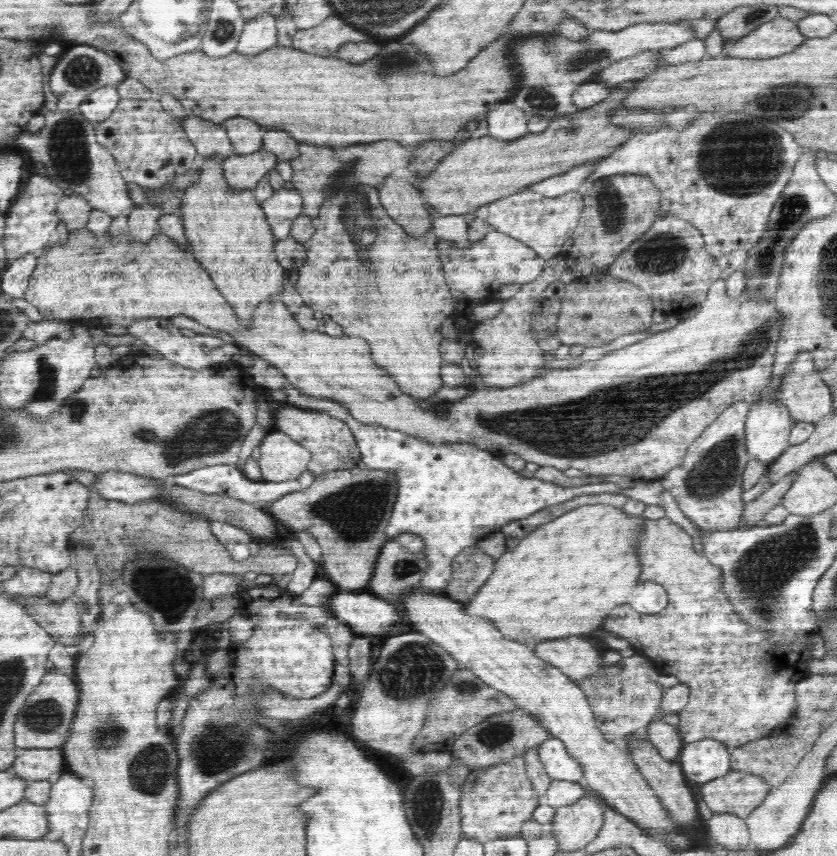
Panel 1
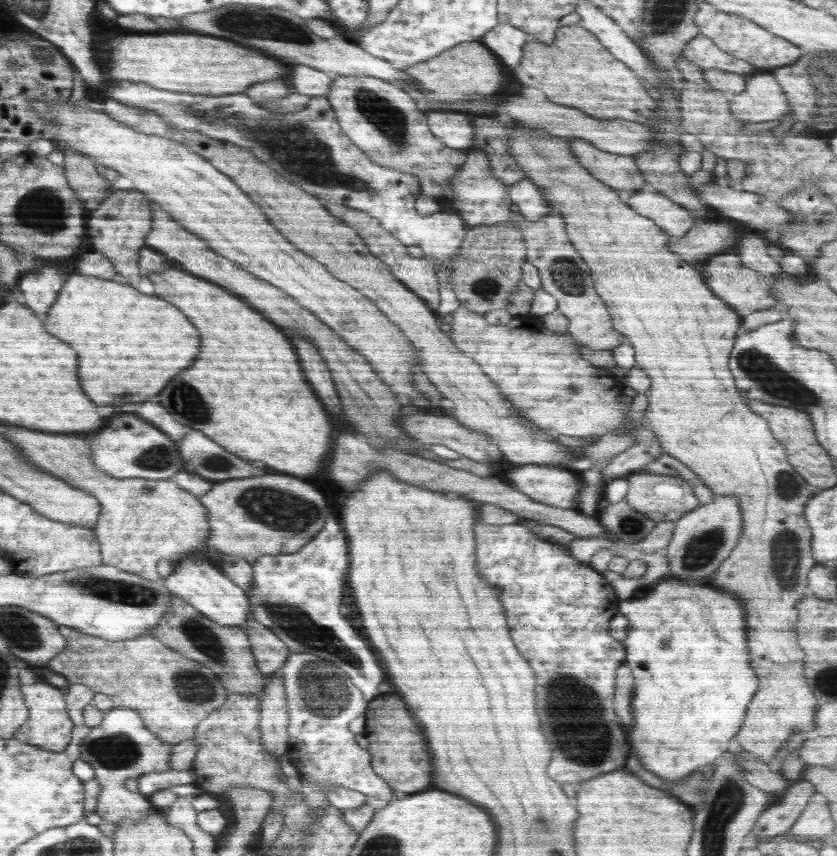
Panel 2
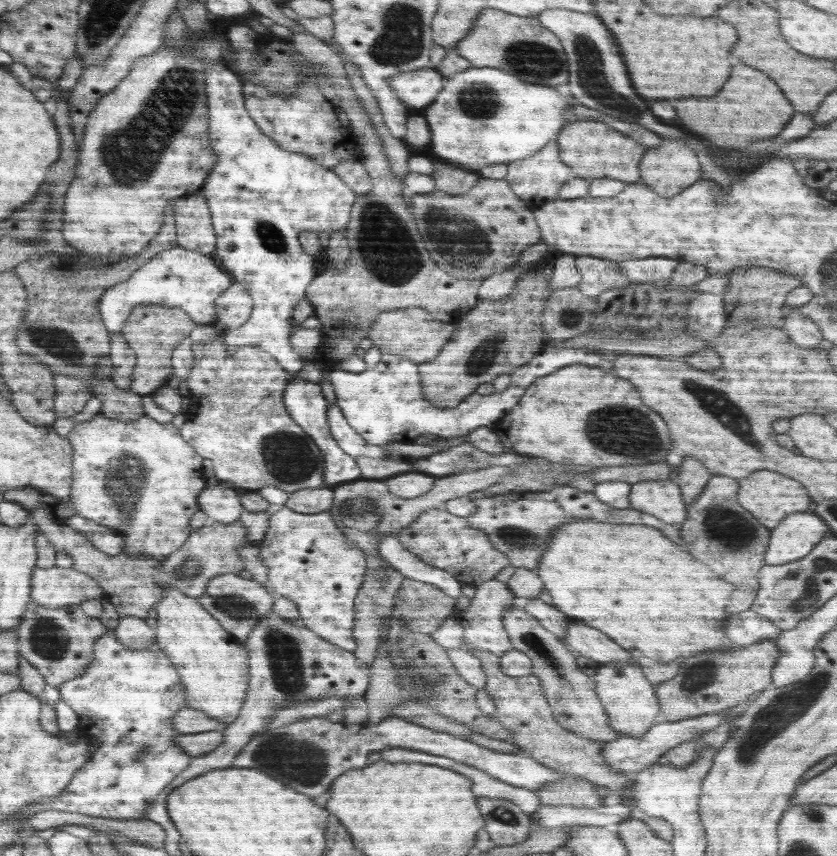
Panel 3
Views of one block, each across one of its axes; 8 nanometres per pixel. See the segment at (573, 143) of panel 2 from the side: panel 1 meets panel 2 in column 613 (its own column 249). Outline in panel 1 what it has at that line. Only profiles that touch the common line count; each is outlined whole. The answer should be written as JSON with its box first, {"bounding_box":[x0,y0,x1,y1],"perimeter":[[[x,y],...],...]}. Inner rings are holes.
{"bounding_box":[223,149,278,189],"perimeter":[[[260,149],[249,155],[232,155],[223,159],[224,177],[234,189],[253,189],[261,178],[278,164],[276,155]]]}

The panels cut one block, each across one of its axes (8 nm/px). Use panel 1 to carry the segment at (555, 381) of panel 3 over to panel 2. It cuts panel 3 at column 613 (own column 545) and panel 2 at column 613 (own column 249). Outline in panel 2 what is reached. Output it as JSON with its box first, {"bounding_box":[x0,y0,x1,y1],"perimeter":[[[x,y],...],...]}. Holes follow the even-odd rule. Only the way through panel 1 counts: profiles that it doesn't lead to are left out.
{"bounding_box":[449,149,626,350],"perimeter":[[[469,149],[466,161],[450,177],[452,202],[449,204],[453,208],[456,206],[456,214],[460,215],[470,228],[478,225],[490,226],[496,222],[514,222],[527,246],[527,262],[538,270],[541,288],[557,301],[557,310],[568,317],[567,333],[582,343],[582,346],[588,346],[592,350],[612,350],[620,346],[626,339],[614,330],[608,306],[595,291],[588,266],[568,240],[564,220],[560,216],[542,216],[536,221],[528,221],[522,213],[512,212],[508,188],[492,173],[486,153]]]}

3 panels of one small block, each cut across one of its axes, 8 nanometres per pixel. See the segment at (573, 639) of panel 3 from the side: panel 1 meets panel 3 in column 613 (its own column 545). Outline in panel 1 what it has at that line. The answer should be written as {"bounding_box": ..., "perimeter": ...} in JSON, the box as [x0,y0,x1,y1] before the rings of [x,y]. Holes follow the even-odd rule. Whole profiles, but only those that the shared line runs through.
{"bounding_box":[536,638,604,682],"perimeter":[[[560,638],[560,640],[546,640],[536,644],[536,656],[550,665],[560,669],[572,681],[578,682],[588,677],[596,677],[604,668],[601,656],[594,644],[580,638]]]}

